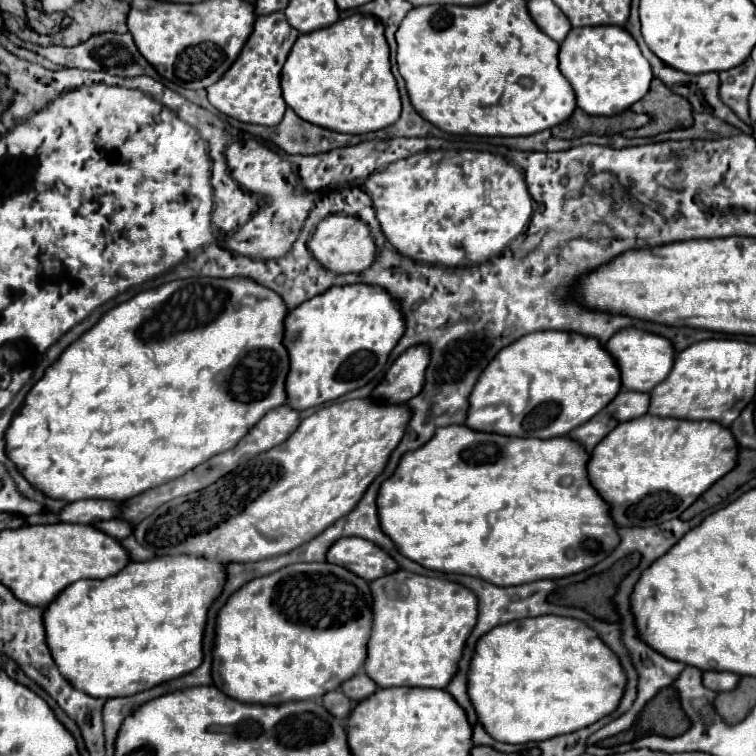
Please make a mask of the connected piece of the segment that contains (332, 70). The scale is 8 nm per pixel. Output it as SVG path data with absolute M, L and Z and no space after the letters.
M350 15L330 27L300 35L282 67L286 105L302 119L340 133L370 133L400 117L400 93L390 71L384 25L372 15Z

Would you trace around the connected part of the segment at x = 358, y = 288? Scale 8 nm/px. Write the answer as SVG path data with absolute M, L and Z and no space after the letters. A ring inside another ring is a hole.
M342 285L330 287L326 293L312 297L292 309L284 319L284 347L290 357L290 371L286 377L286 401L294 411L306 411L322 403L334 401L358 387L364 387L382 373L390 351L404 333L404 319L398 303L390 295L372 285Z

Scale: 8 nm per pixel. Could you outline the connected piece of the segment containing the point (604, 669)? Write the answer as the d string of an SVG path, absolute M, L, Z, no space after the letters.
M556 615L532 617L494 627L478 639L468 669L468 697L476 709L478 721L492 739L502 743L544 741L592 725L618 707L624 685L626 677L620 661L608 651L608 647L604 647L598 635L576 619Z

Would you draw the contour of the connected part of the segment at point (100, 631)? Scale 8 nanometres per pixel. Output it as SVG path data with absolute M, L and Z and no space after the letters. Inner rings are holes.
M178 555L176 559L168 557L156 557L152 561L140 561L140 563L128 563L120 573L106 577L106 579L88 579L88 581L76 581L68 585L52 603L44 609L44 631L46 631L46 643L52 653L52 659L56 661L58 671L80 691L84 691L90 697L96 699L114 699L114 697L130 697L140 691L152 689L164 681L176 679L180 675L186 675L188 671L194 671L202 663L202 635L204 635L204 623L210 603L218 597L224 583L224 573L220 563L208 563L206 559L192 559L186 555Z

